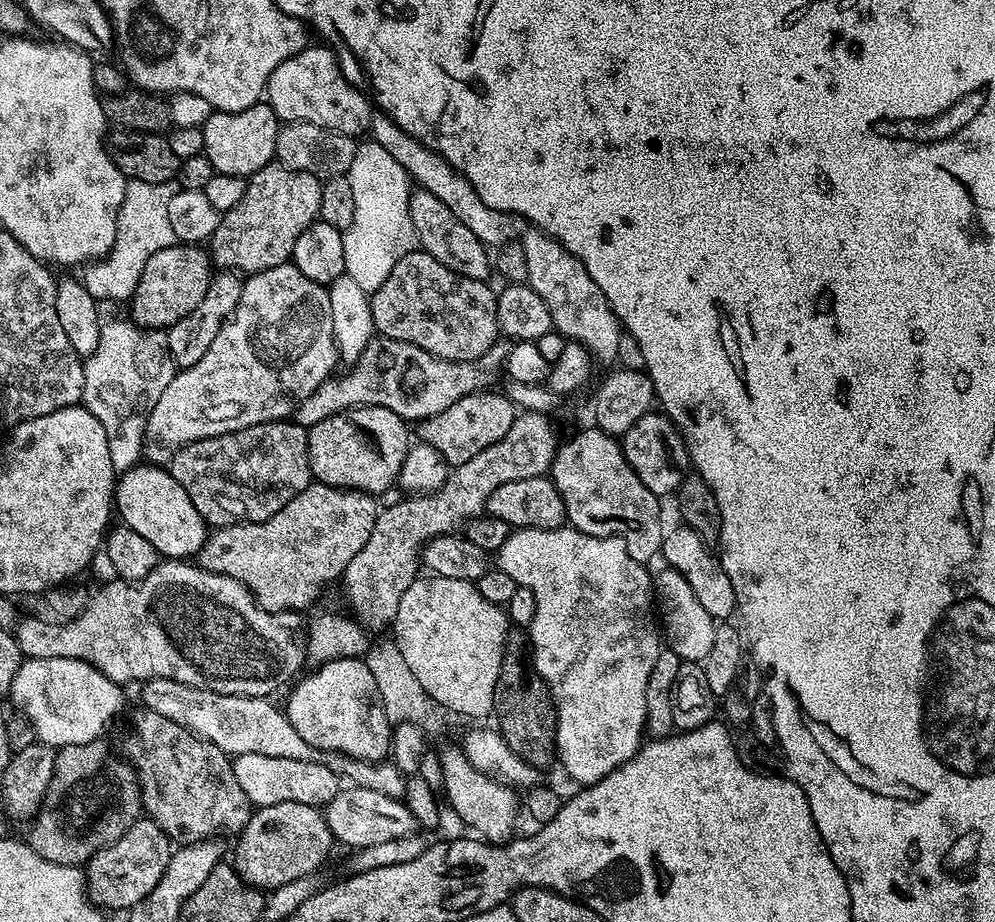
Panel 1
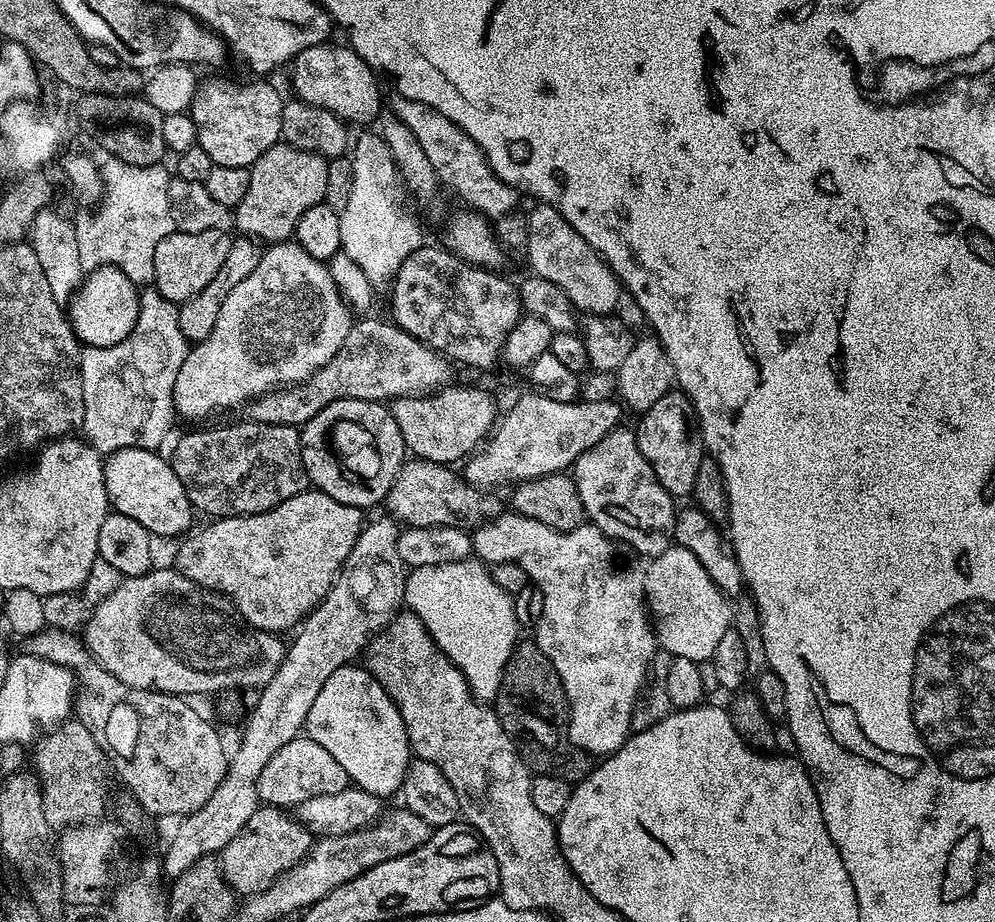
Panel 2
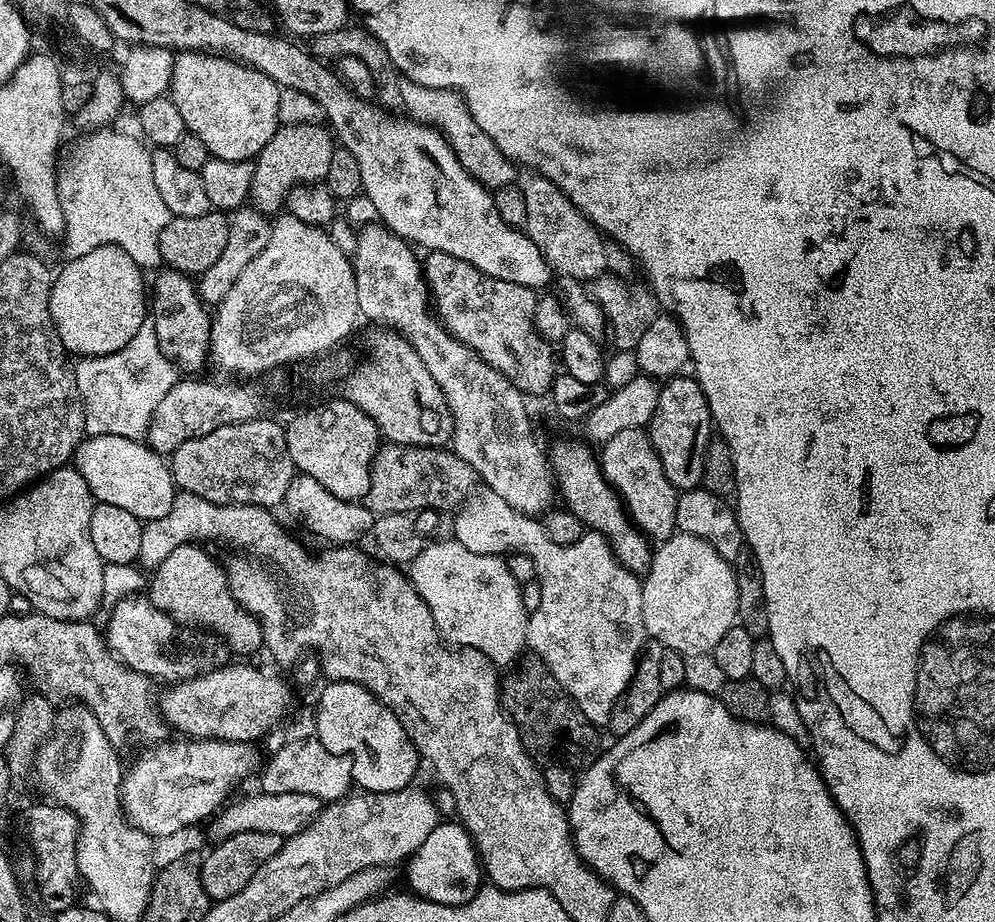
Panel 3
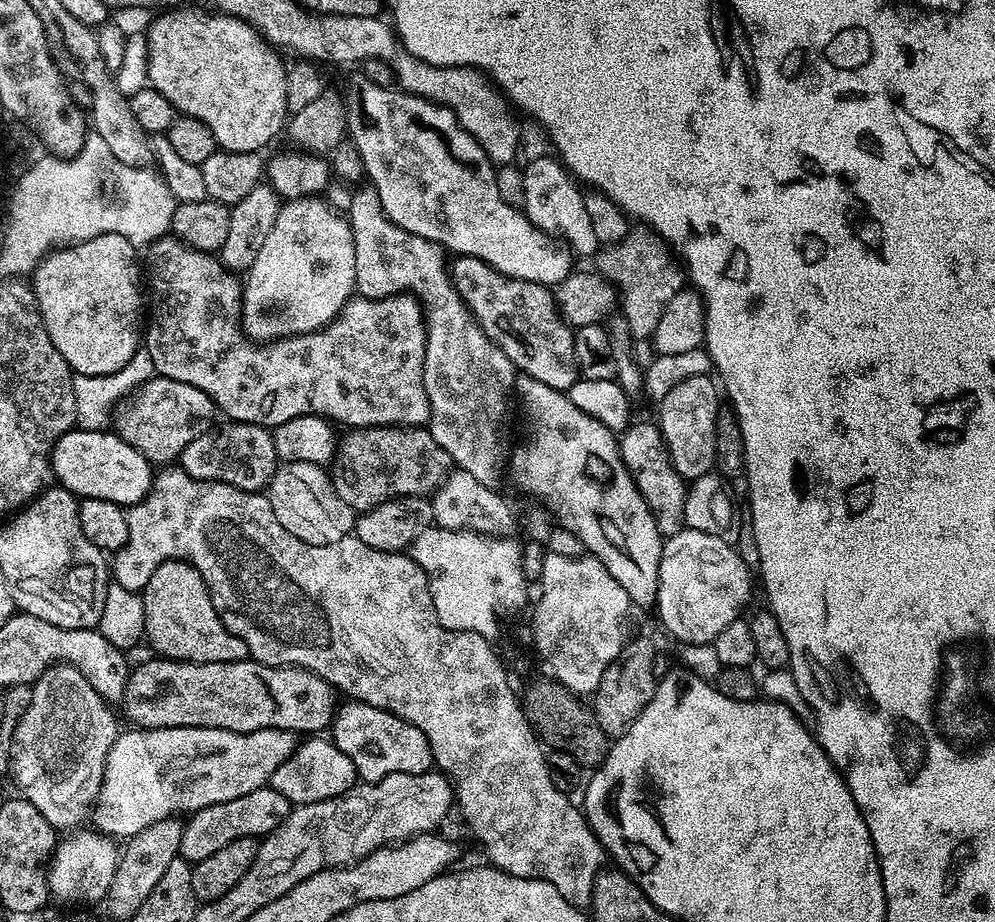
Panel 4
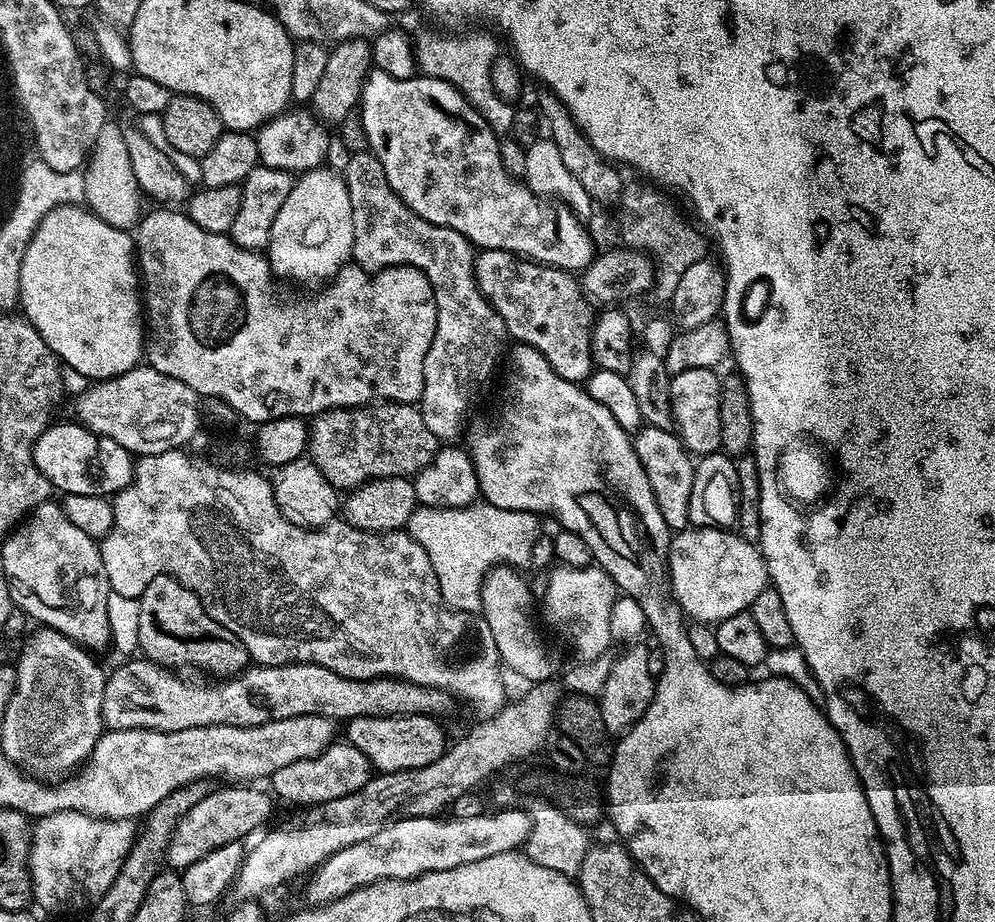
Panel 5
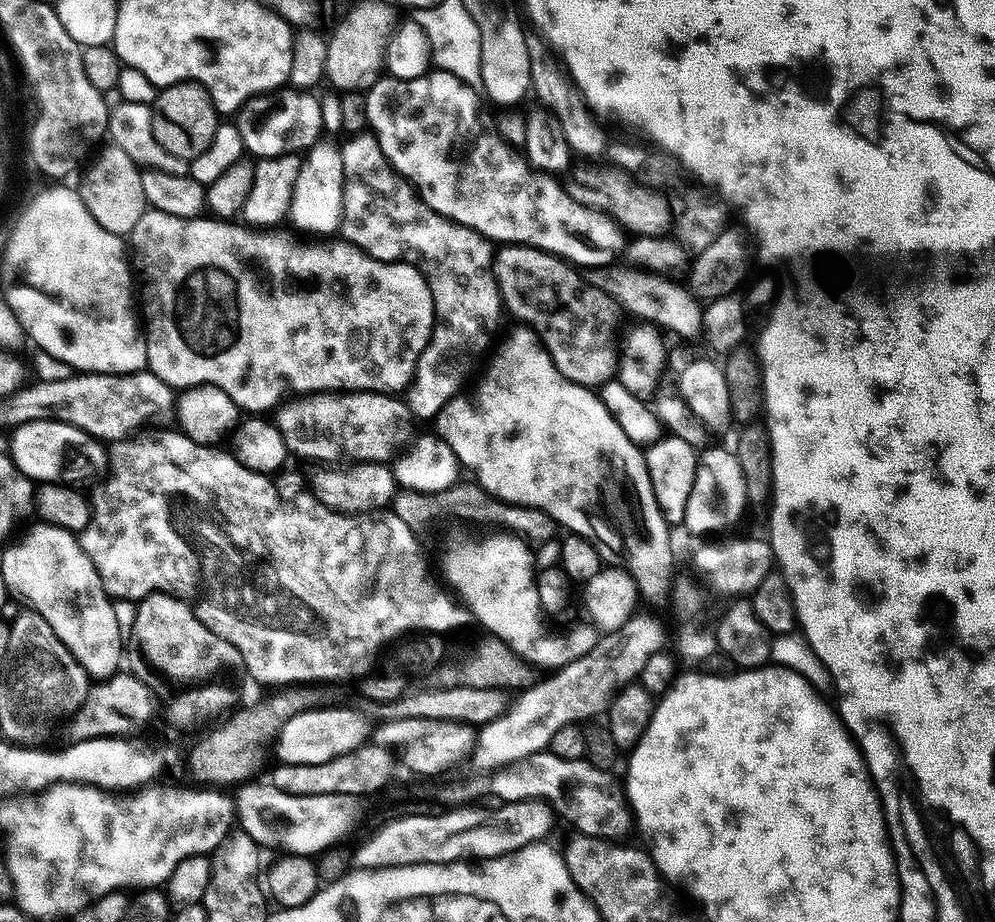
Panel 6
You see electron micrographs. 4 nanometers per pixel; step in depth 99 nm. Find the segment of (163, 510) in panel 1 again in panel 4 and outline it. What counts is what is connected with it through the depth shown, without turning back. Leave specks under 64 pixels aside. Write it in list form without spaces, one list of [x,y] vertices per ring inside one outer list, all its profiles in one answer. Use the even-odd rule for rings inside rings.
[[[73,430],[62,434],[52,448],[51,461],[55,483],[86,500],[102,498],[106,502],[131,506],[150,491],[154,479],[150,461],[112,430]]]

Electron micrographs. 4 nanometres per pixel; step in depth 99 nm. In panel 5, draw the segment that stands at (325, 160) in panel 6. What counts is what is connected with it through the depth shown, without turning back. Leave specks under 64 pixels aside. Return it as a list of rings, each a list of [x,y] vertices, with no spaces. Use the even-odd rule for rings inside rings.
[[[326,166],[301,173],[293,183],[286,202],[282,202],[282,210],[278,210],[278,218],[274,218],[274,226],[270,226],[266,259],[273,277],[297,280],[300,284],[323,285],[349,263],[353,246],[354,218],[350,210],[350,194],[343,177]]]

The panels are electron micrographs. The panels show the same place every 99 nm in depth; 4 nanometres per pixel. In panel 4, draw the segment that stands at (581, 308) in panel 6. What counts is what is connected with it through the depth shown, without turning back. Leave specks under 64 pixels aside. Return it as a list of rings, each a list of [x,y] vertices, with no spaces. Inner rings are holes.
[[[456,256],[450,264],[452,285],[456,293],[464,300],[464,304],[472,312],[472,317],[479,322],[482,330],[496,343],[496,347],[506,354],[513,368],[533,376],[538,382],[546,382],[559,392],[567,392],[573,382],[578,379],[575,356],[576,333],[572,325],[567,324],[561,317],[560,309],[556,307],[556,297],[553,289],[546,284],[528,282],[512,278],[498,270],[491,268],[473,256]]]

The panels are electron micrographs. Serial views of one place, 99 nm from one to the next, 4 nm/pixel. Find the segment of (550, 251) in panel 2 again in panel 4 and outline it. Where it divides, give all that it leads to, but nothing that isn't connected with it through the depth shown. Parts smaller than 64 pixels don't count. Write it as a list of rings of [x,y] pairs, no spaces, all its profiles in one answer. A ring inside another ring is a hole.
[[[540,156],[523,165],[526,198],[522,211],[528,220],[534,222],[534,226],[559,238],[577,257],[591,257],[597,251],[598,243],[589,211],[586,210],[585,193],[559,159],[549,156]]]

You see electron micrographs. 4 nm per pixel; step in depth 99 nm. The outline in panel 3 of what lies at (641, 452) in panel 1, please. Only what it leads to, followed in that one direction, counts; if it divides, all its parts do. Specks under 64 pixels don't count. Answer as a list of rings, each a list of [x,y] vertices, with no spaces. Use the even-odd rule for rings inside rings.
[[[681,374],[671,377],[659,389],[657,396],[653,418],[646,431],[662,462],[662,470],[666,470],[666,478],[670,478],[672,485],[680,492],[701,487],[700,479],[706,466],[706,446],[714,438],[712,411],[706,402],[706,394],[702,394],[702,386],[695,378]]]

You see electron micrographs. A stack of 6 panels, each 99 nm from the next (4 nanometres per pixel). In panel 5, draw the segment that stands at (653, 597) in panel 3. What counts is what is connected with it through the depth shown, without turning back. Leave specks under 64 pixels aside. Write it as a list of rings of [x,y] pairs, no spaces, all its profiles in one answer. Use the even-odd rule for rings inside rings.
[[[719,528],[684,529],[673,535],[668,551],[669,584],[672,587],[673,599],[681,611],[698,622],[717,624],[734,614],[747,611],[754,599],[769,585],[768,567],[759,547],[746,542],[732,530]]]

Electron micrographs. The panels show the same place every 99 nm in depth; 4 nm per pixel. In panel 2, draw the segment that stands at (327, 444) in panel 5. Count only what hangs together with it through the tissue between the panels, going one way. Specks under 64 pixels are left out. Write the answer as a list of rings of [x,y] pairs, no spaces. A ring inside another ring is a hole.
[[[405,459],[388,491],[386,508],[401,525],[414,528],[462,528],[475,530],[499,516],[502,505],[476,485],[468,483],[459,471],[447,464]]]

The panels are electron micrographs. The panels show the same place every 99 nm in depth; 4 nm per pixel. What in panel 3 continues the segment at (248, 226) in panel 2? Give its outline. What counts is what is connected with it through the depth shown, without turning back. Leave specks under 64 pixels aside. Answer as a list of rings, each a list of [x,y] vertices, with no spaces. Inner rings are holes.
[[[320,122],[298,126],[286,124],[277,128],[270,142],[266,142],[266,146],[262,146],[254,158],[254,182],[250,186],[251,207],[265,214],[279,213],[296,188],[323,182],[330,171],[330,158],[334,158],[337,146],[331,131]]]

